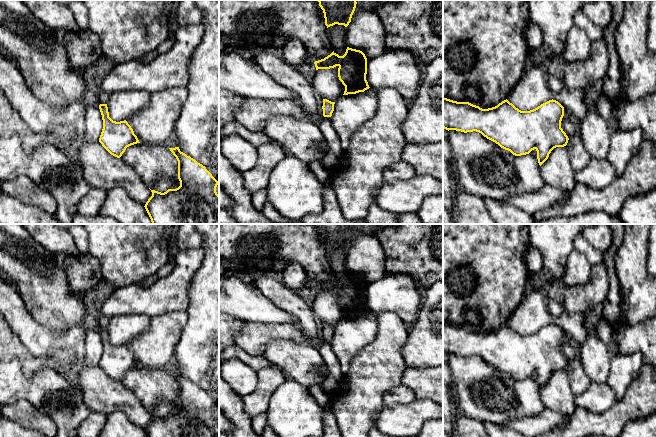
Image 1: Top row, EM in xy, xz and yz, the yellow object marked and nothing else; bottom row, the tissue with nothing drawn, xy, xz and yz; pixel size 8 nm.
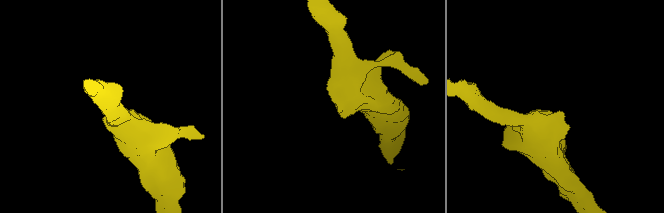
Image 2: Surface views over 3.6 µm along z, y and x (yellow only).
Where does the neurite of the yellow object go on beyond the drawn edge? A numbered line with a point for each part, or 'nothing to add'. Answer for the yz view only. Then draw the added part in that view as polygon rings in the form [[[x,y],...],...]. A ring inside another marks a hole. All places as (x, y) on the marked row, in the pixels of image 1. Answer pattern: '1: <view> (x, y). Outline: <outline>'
nothing to add

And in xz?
nothing to add

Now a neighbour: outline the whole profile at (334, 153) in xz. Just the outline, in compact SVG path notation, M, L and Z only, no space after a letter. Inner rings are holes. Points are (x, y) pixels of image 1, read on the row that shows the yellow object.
M323 116L318 126L329 146L328 152L321 163L326 169L332 169L341 159L344 151L341 148L340 139L332 127L331 117Z

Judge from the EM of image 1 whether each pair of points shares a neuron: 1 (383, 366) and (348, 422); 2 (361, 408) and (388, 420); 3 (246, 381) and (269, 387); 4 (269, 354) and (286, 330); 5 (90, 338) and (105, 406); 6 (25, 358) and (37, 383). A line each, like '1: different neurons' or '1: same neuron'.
1: same neuron
2: different neurons
3: different neurons
4: different neurons
5: different neurons
6: different neurons

